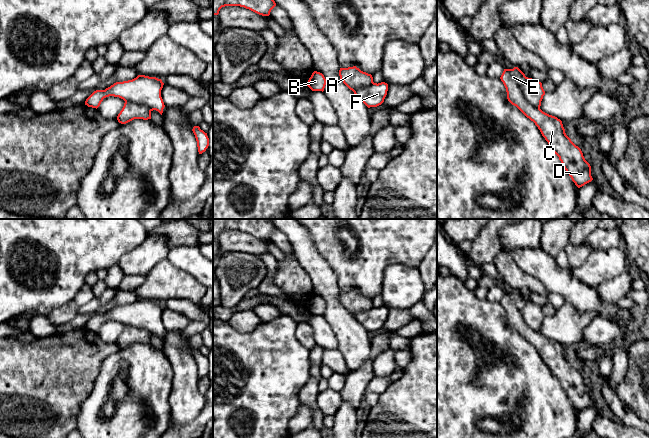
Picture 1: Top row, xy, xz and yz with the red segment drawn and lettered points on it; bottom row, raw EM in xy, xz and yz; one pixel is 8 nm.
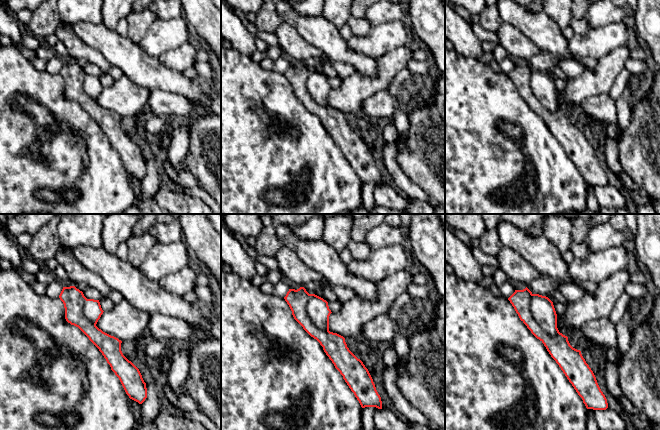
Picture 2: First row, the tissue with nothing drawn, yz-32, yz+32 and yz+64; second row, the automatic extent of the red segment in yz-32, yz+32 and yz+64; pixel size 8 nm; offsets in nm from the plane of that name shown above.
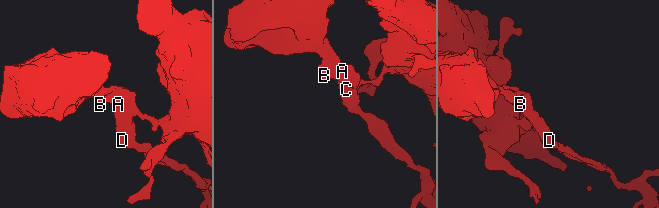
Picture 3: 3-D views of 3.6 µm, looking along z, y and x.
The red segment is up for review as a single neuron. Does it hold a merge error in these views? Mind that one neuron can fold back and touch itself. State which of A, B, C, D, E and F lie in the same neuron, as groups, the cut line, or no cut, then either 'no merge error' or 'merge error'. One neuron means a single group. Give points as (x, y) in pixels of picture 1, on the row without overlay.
A C D E / B F; cut in yz along (525, 301), (523, 320), (539, 333); merge error

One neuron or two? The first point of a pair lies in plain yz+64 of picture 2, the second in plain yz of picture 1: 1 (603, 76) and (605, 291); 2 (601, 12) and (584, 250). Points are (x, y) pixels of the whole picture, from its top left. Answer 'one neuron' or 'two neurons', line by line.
1: one neuron
2: two neurons

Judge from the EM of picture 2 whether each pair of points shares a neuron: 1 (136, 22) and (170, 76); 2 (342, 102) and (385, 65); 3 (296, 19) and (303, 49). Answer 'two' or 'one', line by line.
1: two
2: one
3: two

